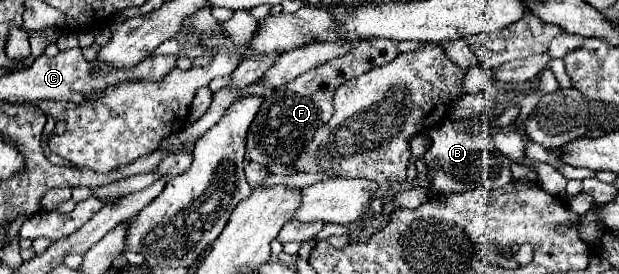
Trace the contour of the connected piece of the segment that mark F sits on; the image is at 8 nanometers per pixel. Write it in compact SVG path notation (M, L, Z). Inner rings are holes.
M363 40L349 52L349 56L343 56L341 60L331 60L329 64L323 64L321 68L315 68L313 72L305 72L291 80L289 84L275 88L265 102L261 104L251 130L247 132L247 150L245 160L259 162L263 166L267 164L285 164L289 166L299 152L313 140L319 126L323 126L333 116L333 94L339 84L345 84L353 76L361 76L377 66L389 64L399 54L397 44L391 40Z

